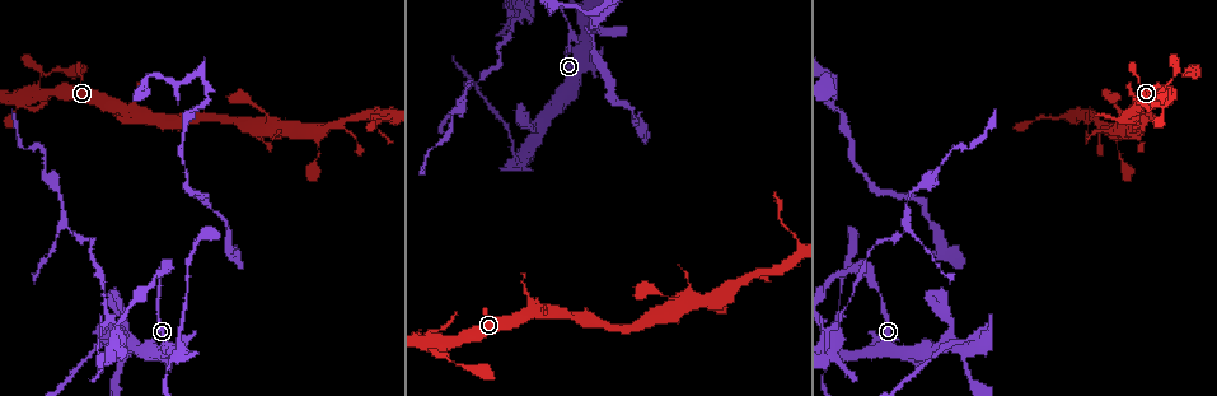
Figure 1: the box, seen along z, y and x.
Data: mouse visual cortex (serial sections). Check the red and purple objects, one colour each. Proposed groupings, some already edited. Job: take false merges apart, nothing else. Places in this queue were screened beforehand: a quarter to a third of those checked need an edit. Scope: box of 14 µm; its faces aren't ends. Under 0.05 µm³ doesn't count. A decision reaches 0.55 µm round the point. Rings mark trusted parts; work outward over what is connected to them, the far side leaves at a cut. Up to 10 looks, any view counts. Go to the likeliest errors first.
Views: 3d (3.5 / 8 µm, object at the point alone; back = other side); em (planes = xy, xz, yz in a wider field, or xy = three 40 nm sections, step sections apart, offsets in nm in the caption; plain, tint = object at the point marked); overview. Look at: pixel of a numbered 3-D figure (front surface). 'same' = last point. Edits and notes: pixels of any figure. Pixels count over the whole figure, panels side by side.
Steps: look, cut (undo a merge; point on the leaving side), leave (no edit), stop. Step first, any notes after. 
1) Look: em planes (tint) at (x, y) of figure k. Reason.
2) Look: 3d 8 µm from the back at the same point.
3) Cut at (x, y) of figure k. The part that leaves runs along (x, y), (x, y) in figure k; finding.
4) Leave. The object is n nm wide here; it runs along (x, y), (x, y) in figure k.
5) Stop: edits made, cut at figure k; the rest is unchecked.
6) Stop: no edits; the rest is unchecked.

Look: 3d 3.5 µm at (573, 40) of figure 1. Abrupt turn.

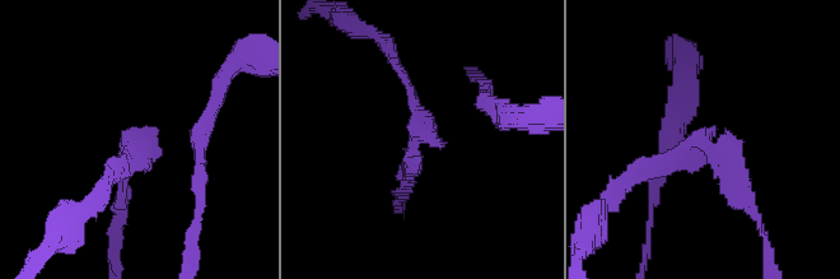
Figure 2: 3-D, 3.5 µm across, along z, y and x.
Look: em planes (tint) at (701, 140) of figure 2. The arms are 100, 150 nm wide.

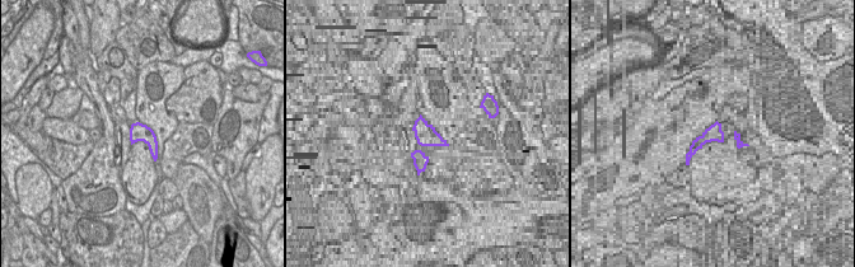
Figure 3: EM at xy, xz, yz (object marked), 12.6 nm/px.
Cut at (654, 159) of figure 2. The part that leaves runs along (701, 140), (647, 164), (607, 200) in figure 2; a second cell is stuck on.

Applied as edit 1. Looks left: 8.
Look: overview. Redraw.

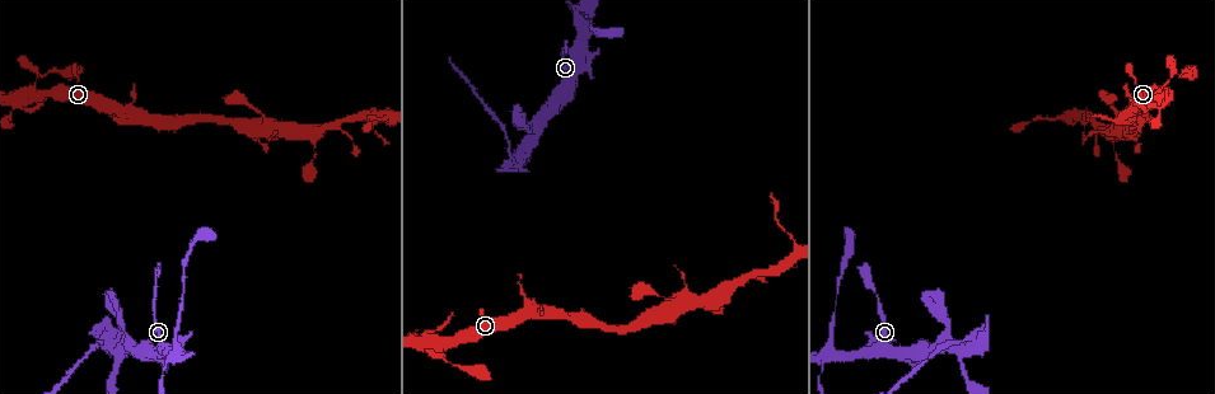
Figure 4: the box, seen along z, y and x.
Look: 3d 8 µm from the back at (513, 158) of figure 4. Sudden change in width.

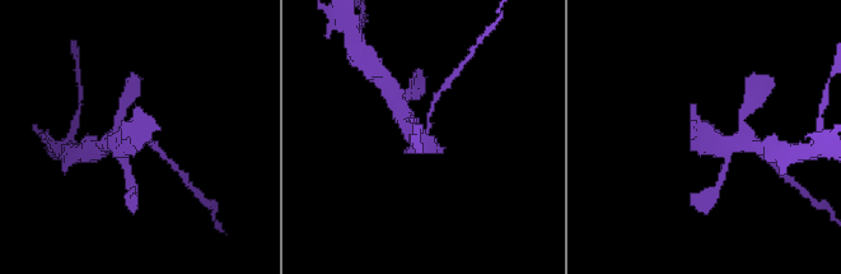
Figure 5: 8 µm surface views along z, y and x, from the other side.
Look: em xy step 5 (tint) at (134, 138) of figure 5.

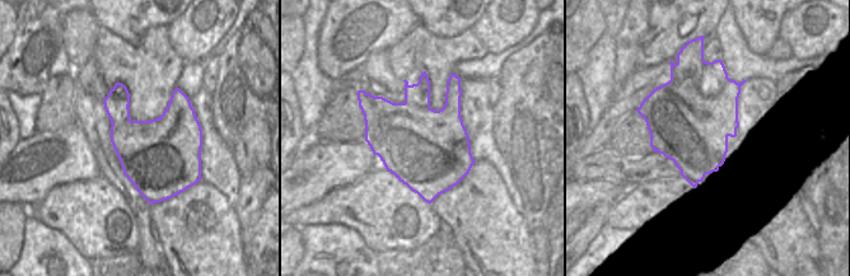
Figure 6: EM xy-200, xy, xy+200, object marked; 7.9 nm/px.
Cut at (154, 145) of figure 5. The part that leaves runs along (428, 129), (428, 116), (440, 91) in figure 5; two cells meet here.

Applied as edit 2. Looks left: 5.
Look: overview.

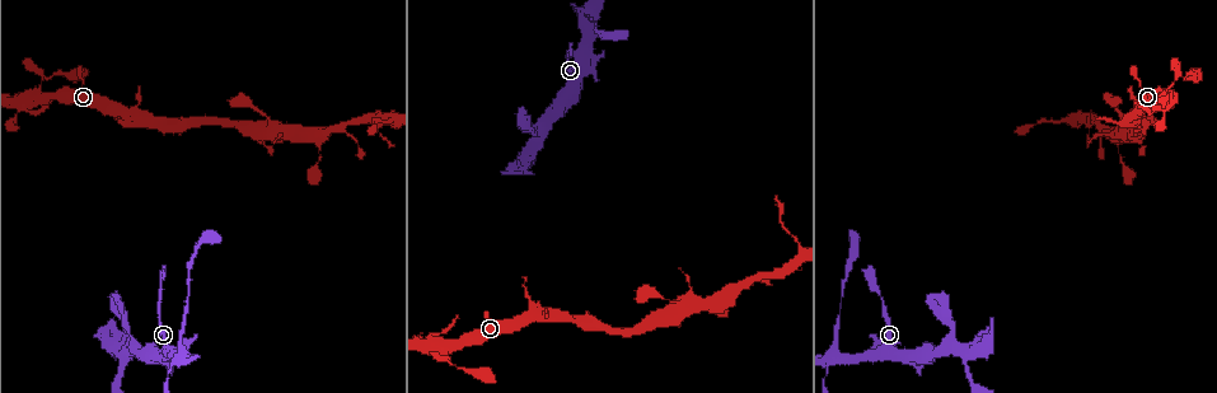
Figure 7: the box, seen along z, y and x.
Look: 3d 3.5 µm at (589, 17) of figure 7. Calibre changes.

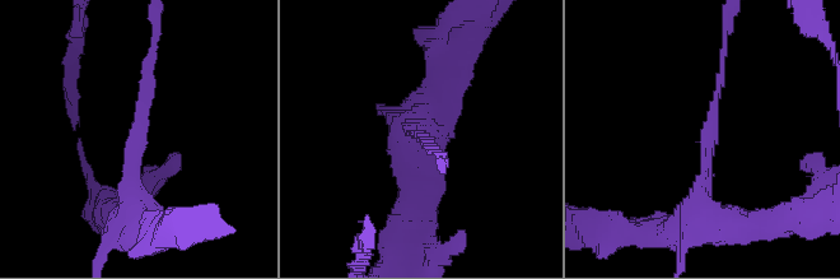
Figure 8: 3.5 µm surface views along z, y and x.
Look: em xy step 3 (tint) at (418, 139) of figure 8. Shape alone is not enough.

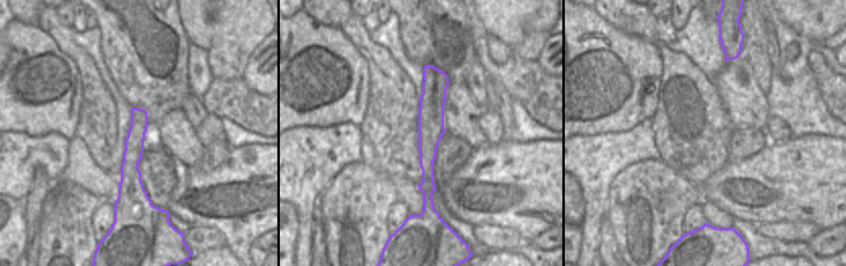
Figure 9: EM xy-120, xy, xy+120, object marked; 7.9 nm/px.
Leave. It runs along (139, 221), (131, 162), (146, 68) in figure 8; all the same cell.

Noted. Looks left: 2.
Look: 3d 3.5 µm at (271, 126) of figure 7. Four-way junction.

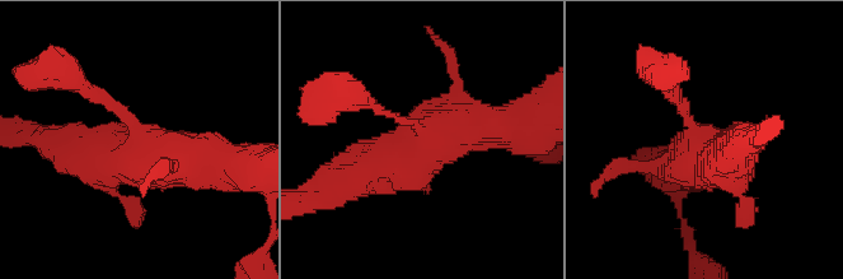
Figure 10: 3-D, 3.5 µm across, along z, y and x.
Look: em xy step 2 (tint) at (693, 135) of figure 10. Now the EM.

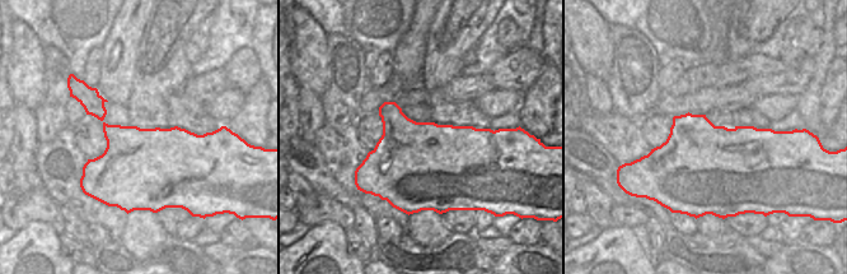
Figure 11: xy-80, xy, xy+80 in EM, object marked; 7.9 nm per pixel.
Leave. All the same cell.

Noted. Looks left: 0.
Stop: edits made, cut at figure 2, cut at figure 5; the rest is unchecked.

